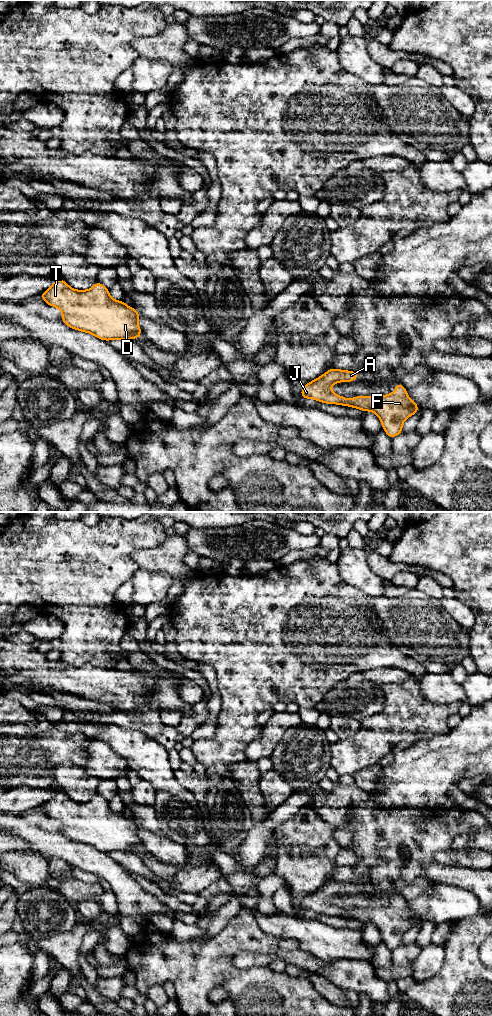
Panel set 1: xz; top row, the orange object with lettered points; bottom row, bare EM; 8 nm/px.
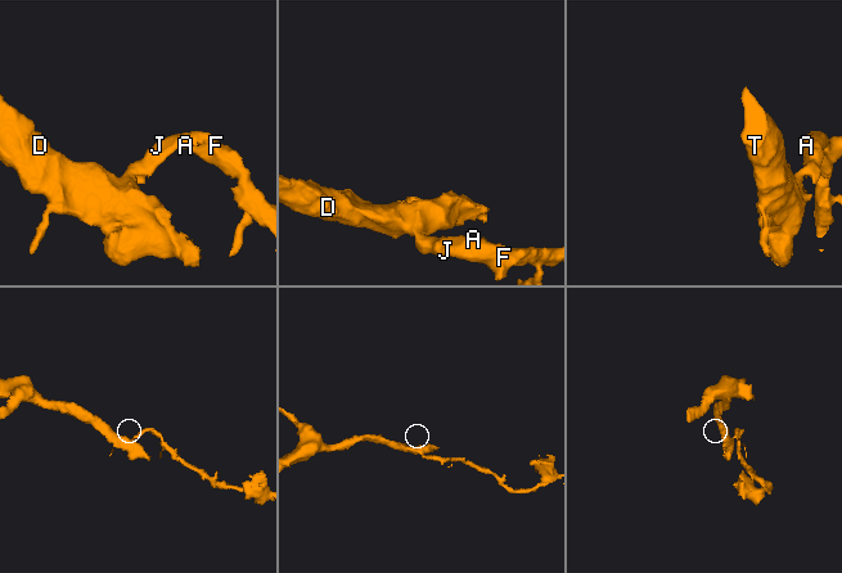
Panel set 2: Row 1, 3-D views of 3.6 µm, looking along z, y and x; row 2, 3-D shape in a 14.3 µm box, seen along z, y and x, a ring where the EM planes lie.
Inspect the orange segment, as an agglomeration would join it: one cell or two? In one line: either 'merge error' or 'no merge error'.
no merge error

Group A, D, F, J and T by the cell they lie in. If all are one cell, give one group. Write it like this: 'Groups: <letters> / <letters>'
Groups: A D F J T

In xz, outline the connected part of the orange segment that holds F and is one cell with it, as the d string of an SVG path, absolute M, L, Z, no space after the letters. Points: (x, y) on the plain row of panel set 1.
M330 881L317 891L307 895L301 902L303 911L312 910L326 916L338 916L358 920L362 923L372 923L381 932L382 939L393 950L403 944L404 933L418 924L418 916L407 907L400 895L395 897L393 906L384 908L357 908L352 911L344 910L333 905L330 899L338 894L351 894L358 890L355 883Z

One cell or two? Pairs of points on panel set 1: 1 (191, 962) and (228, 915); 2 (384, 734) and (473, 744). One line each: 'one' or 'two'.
1: two
2: two

